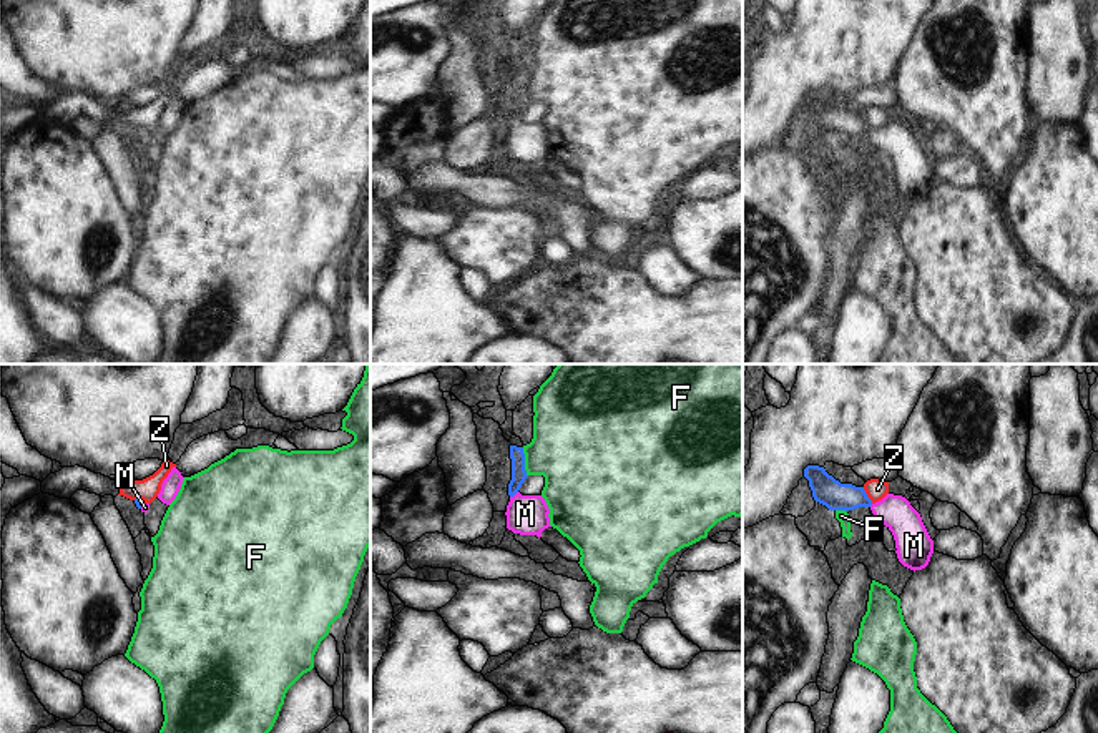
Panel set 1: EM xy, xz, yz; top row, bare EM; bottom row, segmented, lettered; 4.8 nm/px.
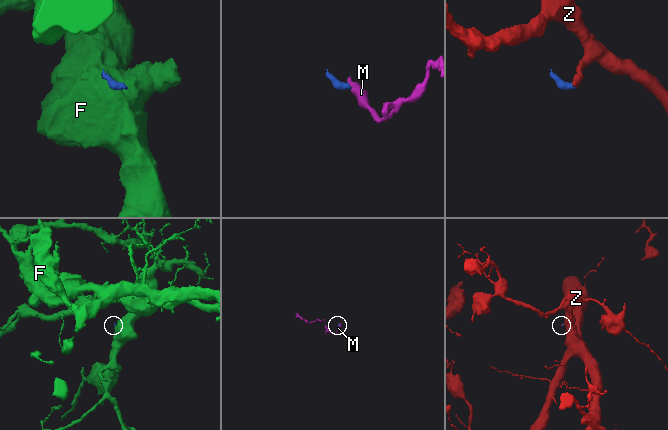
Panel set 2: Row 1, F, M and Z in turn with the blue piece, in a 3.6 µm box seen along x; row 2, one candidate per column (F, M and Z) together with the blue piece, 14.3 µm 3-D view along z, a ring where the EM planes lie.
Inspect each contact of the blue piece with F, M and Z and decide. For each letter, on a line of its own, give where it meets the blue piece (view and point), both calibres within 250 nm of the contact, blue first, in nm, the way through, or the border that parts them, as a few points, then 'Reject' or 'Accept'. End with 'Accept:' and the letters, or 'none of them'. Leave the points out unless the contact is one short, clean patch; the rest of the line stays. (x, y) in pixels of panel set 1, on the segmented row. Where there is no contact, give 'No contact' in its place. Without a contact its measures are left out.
F: Touches blue at xz (524, 462). Thickness 80 nm (blue) against 400 nm. Boundary: xz (522, 447), (527, 476). Reject
M: Touches blue at xz (514, 494). Thickness 80 nm (blue) against 190 nm. Path across: xz (519, 474), (514, 494), (525, 514). Accept
Z: Touches blue at yz (866, 496). Thickness 140 nm (blue) against 100 nm. Boundary: yz (862, 487), (872, 502). Reject
Accept: M

